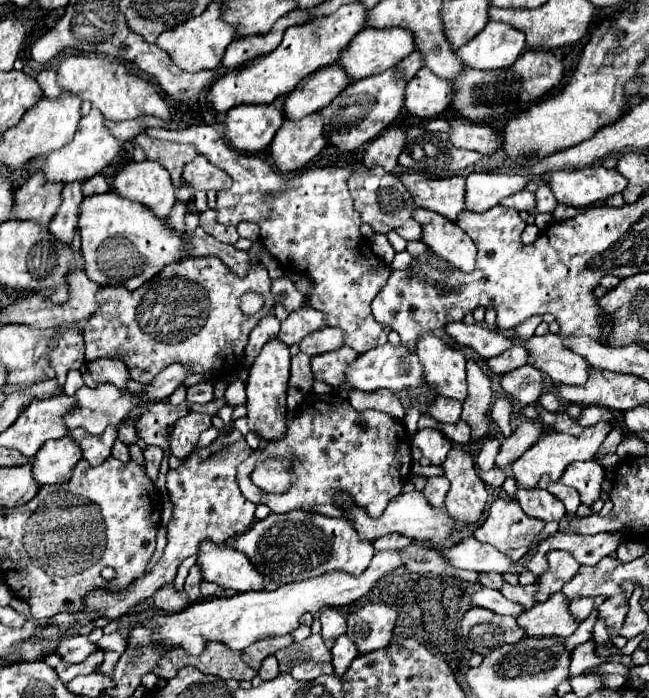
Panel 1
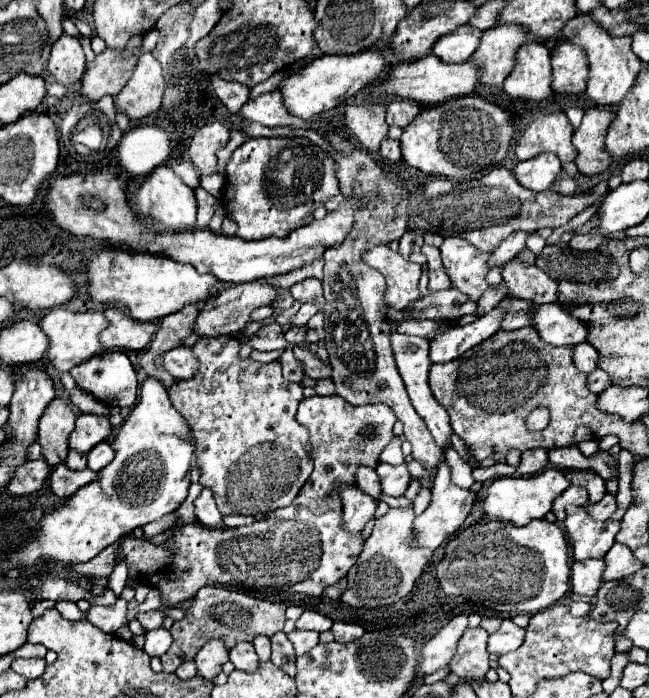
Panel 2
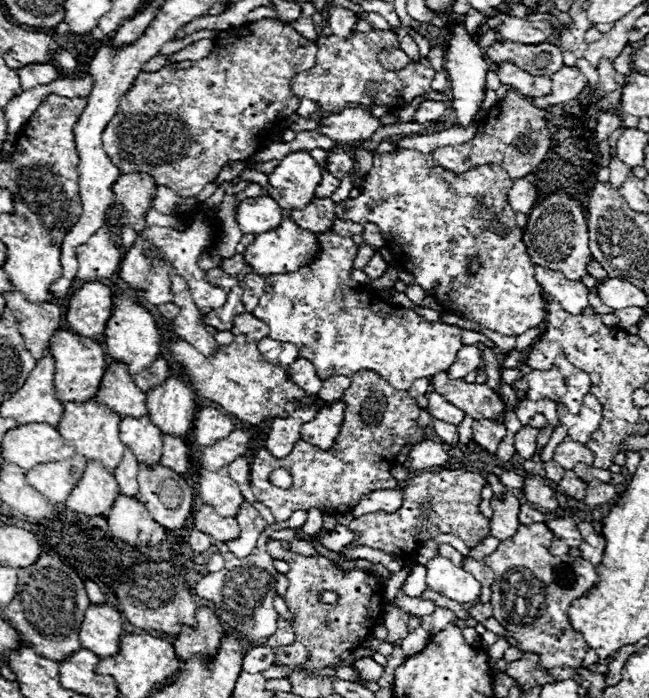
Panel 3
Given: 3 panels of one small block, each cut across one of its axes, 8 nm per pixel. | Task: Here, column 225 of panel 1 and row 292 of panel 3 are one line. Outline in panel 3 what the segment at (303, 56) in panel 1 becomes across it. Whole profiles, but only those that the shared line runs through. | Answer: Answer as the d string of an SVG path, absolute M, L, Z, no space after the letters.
M86 282L78 288L68 304L66 322L74 334L86 338L104 336L106 324L112 316L112 292L100 282Z

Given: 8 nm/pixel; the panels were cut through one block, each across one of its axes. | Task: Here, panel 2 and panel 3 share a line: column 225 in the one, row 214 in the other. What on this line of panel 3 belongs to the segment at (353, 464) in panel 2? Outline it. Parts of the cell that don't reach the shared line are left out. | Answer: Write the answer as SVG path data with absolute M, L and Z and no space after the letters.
M550 194L534 206L528 214L528 224L522 236L530 260L534 264L546 266L550 270L560 270L568 280L580 280L586 276L586 264L592 260L588 248L588 226L582 206L576 200L570 200L566 194Z

